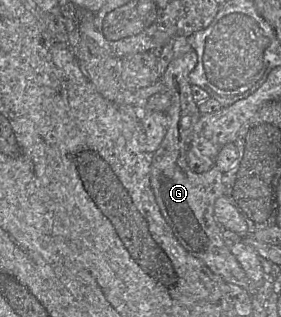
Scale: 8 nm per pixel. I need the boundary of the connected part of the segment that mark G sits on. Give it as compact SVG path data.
M191 50L171 61L161 77L171 96L171 104L165 112L167 132L159 148L150 156L150 183L160 212L170 226L180 245L192 256L202 261L212 273L227 284L248 289L248 279L234 255L222 239L222 228L214 216L215 201L224 195L223 173L213 166L203 173L193 172L187 163L192 132L201 113L191 93L189 74L197 64L197 53Z

